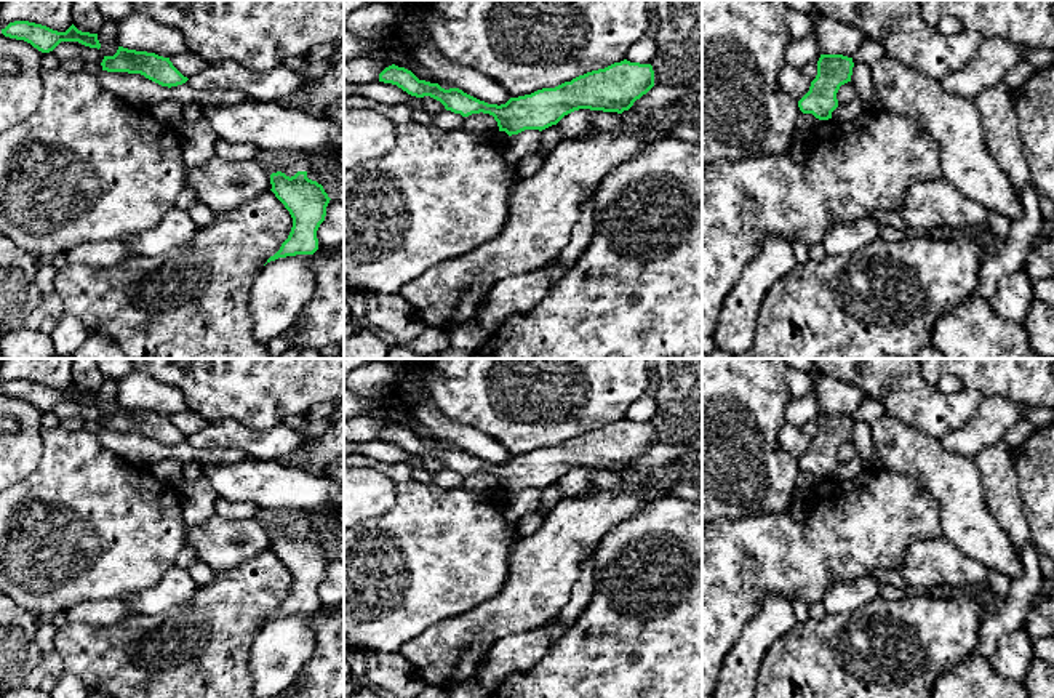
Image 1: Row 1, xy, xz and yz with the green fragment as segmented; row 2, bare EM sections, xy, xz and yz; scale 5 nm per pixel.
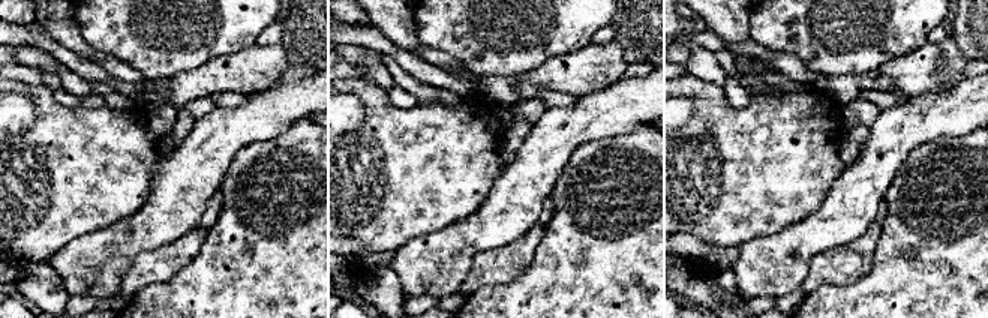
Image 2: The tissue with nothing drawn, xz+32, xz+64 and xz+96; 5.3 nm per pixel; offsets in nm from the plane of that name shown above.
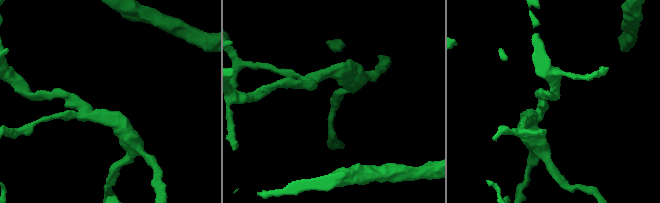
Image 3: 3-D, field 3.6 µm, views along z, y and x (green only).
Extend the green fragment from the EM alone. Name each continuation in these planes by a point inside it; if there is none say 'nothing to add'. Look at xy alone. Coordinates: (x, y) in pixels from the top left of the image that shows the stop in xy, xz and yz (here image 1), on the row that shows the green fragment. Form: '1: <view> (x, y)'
nothing to add

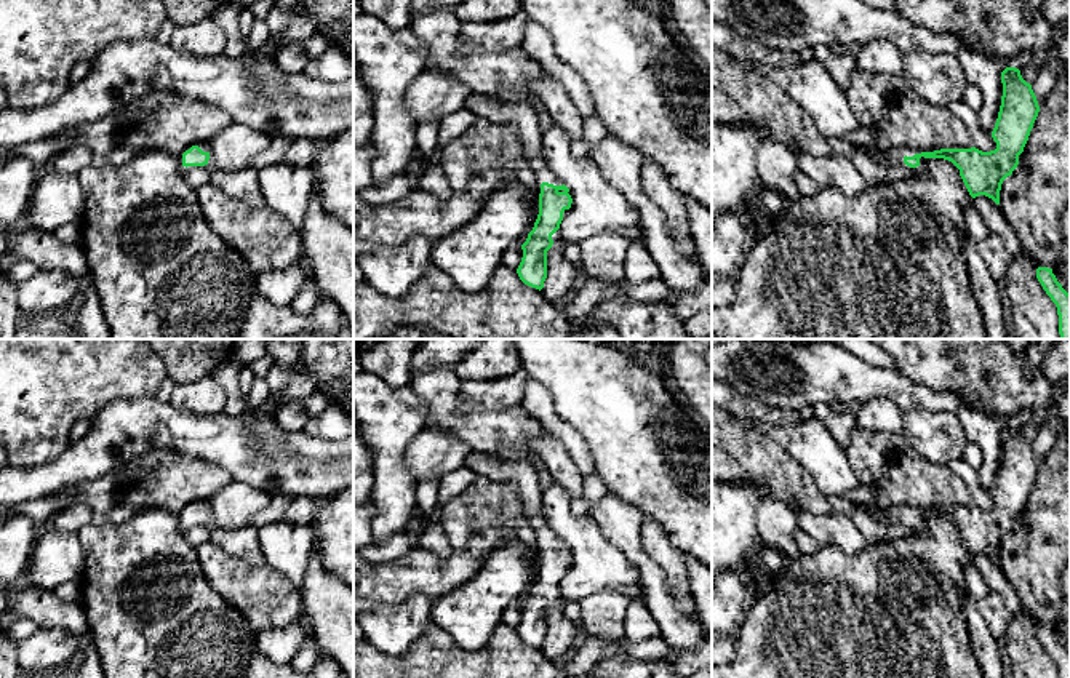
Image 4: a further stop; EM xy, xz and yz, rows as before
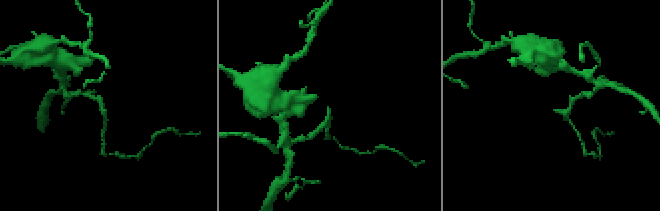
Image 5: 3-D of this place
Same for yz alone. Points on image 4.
1: yz (891, 159)

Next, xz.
1: xz (523, 119)

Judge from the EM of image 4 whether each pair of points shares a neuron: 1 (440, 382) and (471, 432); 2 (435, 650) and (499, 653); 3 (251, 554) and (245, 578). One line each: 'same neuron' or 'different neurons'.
1: same neuron
2: same neuron
3: different neurons

